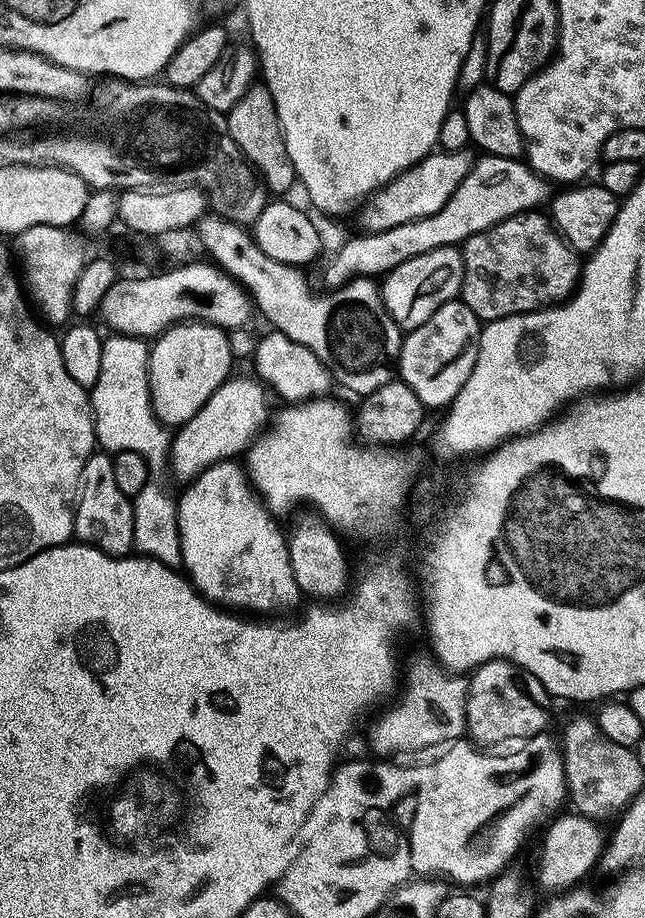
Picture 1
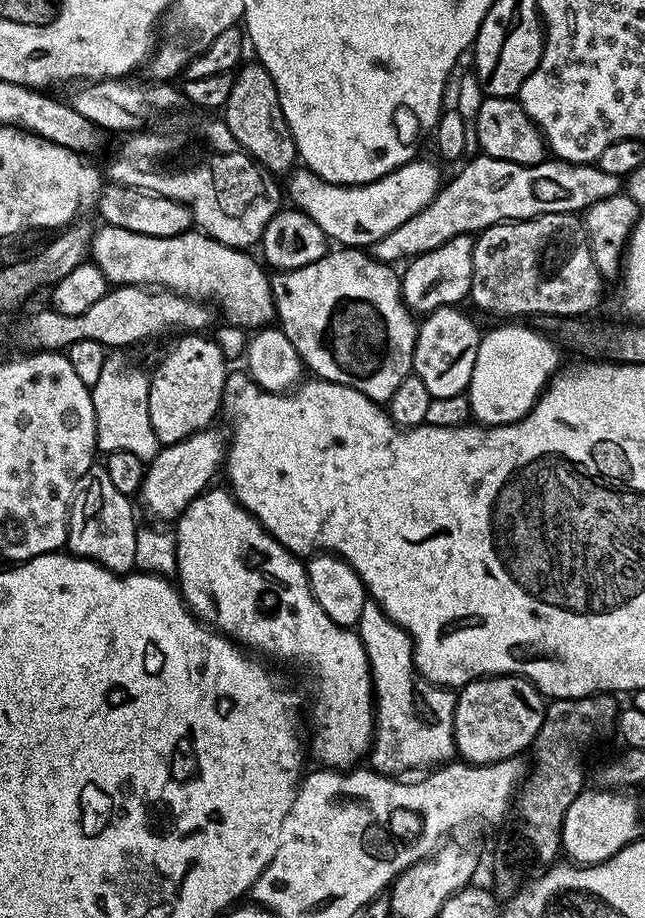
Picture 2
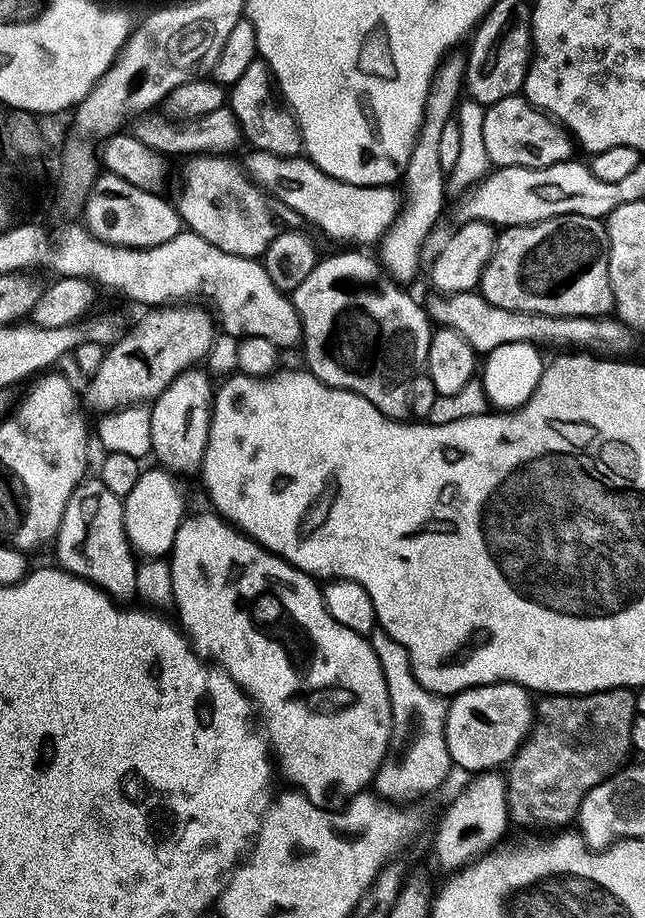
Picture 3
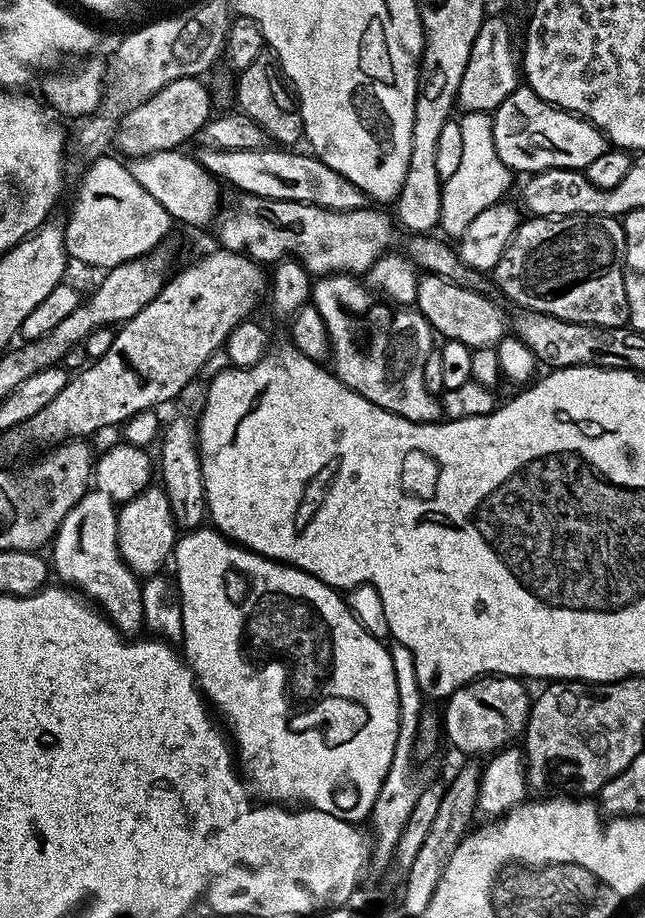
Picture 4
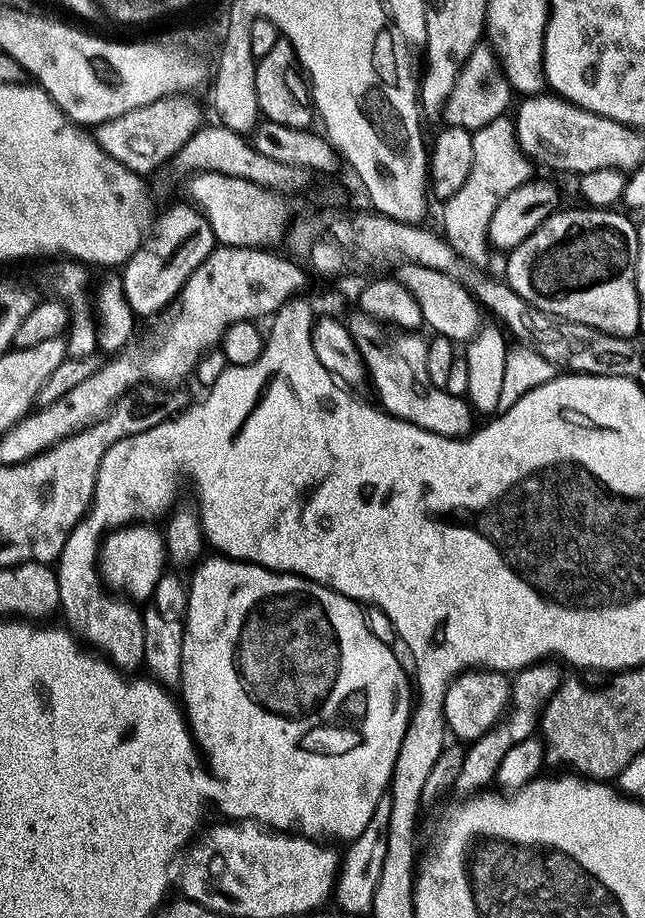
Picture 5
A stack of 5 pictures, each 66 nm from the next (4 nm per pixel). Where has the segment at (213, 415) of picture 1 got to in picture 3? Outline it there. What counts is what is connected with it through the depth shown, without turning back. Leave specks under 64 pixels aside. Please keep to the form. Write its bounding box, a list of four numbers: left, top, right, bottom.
[123,466,186,558]

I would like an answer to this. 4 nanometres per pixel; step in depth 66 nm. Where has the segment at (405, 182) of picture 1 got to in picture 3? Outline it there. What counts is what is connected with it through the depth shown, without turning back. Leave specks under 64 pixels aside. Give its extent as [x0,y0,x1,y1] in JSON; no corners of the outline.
[242,151,402,245]

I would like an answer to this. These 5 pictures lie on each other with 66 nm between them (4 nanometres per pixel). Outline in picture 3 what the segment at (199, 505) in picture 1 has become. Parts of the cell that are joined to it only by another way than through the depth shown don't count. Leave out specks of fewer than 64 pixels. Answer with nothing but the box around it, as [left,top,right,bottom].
[170,511,392,794]

